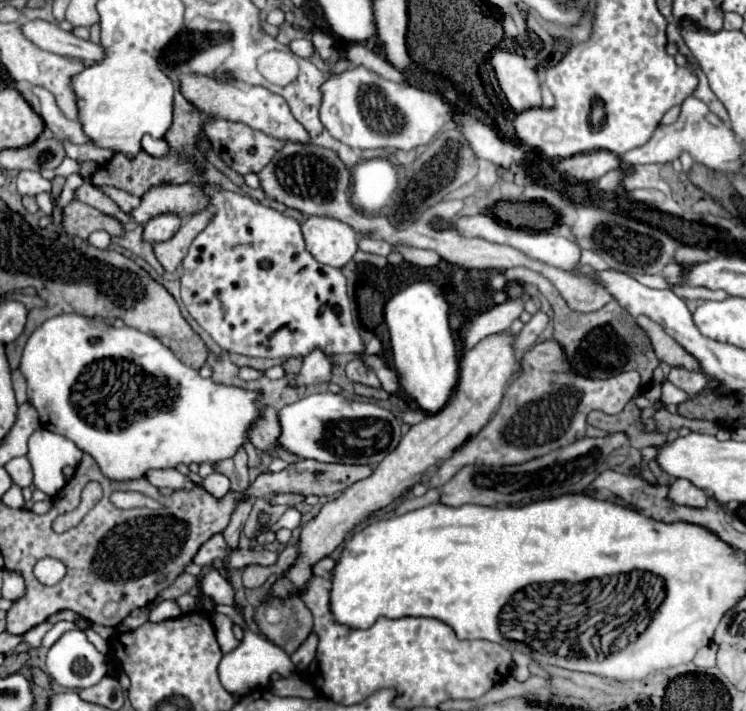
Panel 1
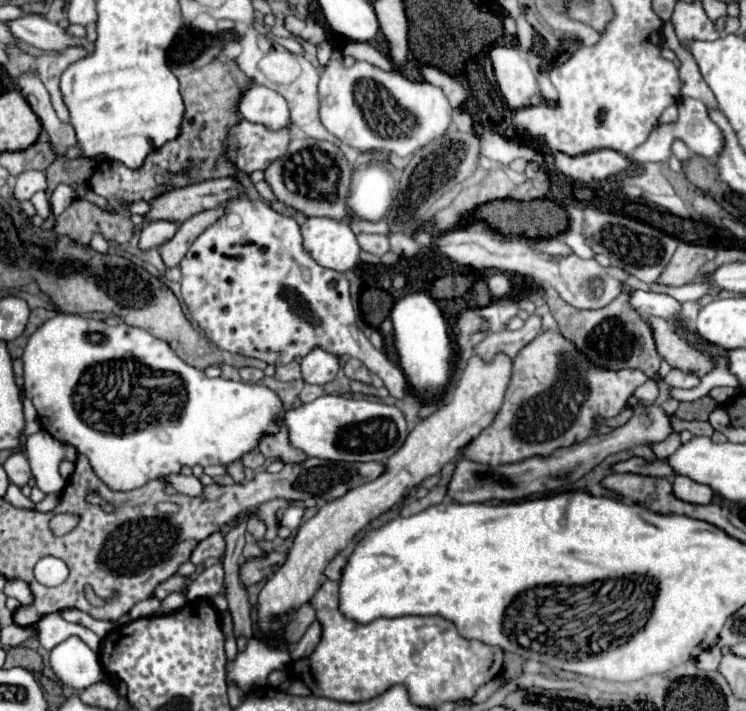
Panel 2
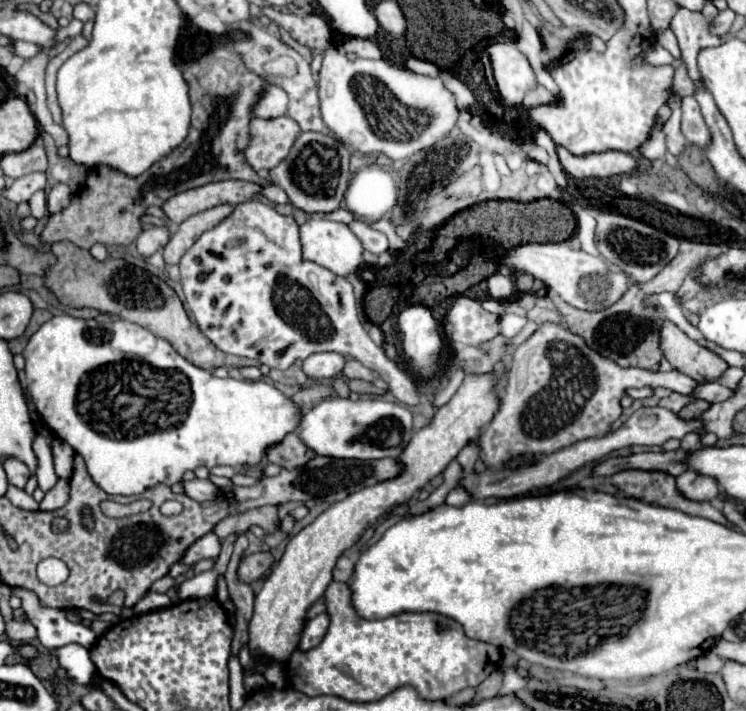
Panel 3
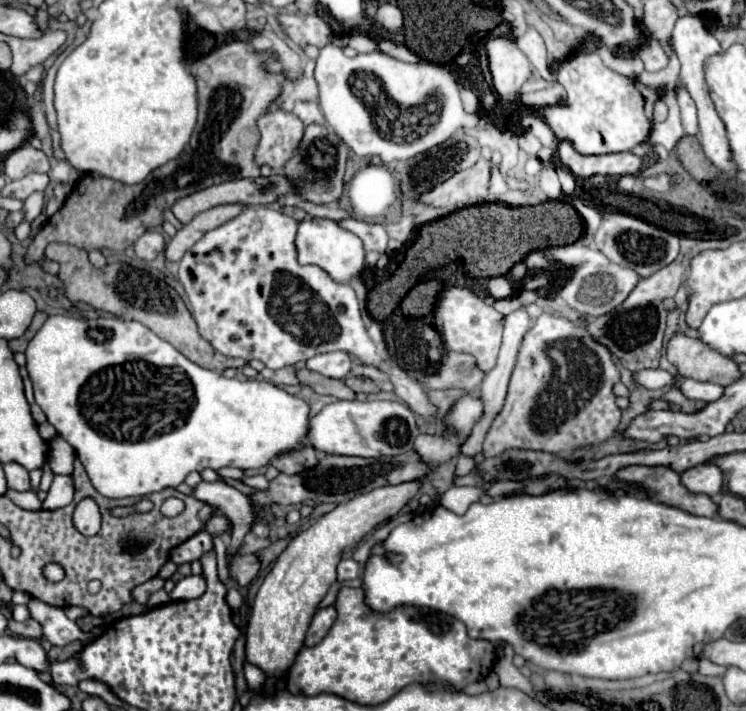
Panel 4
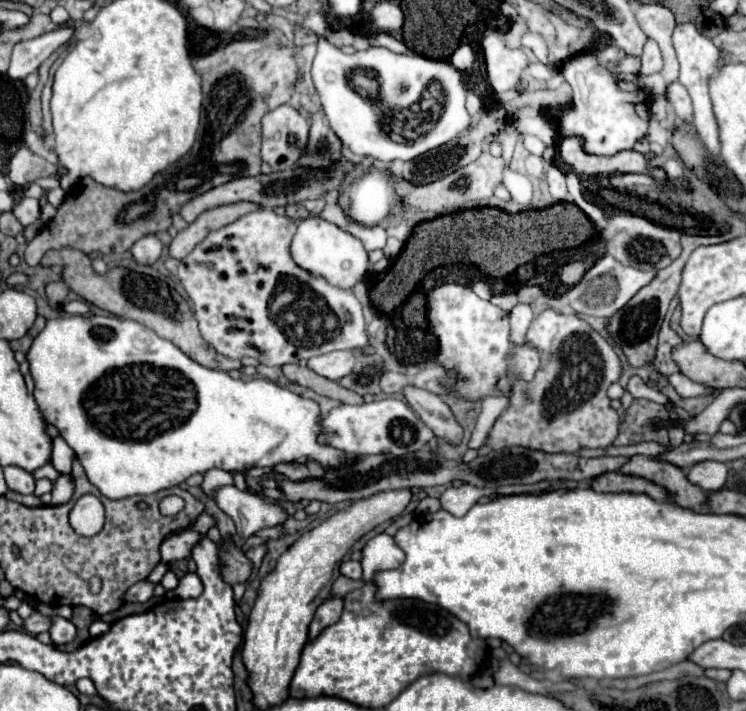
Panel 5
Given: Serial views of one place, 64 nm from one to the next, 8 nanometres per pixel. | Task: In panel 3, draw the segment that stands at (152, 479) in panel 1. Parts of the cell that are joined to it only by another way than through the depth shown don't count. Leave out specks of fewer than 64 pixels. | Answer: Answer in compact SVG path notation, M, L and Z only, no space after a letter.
M200 478L182 480L182 486L184 486L184 494L198 502L212 500L212 496L216 496L216 486L210 480L200 480Z

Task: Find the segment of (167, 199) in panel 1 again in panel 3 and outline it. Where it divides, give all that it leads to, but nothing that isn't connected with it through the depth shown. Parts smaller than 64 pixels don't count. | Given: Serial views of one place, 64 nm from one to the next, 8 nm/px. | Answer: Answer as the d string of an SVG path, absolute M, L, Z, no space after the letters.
M222 180L222 182L212 182L200 188L192 188L180 194L174 194L162 204L162 210L170 224L182 224L186 218L210 210L220 204L240 204L250 200L254 194L258 194L260 188L252 182L244 180Z

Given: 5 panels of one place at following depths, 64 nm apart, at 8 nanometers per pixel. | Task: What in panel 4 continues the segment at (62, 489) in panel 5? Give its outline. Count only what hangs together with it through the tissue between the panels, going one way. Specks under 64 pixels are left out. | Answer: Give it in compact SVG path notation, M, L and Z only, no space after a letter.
M54 476L54 482L48 490L46 500L42 502L44 510L58 510L62 506L68 506L72 502L74 488L72 488L72 478L70 476Z

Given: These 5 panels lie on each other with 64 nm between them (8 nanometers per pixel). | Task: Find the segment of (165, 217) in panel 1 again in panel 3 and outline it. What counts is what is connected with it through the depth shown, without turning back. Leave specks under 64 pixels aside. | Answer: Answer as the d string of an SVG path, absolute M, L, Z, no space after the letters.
M152 226L138 236L138 240L136 240L138 254L140 256L152 256L154 252L162 250L168 240L170 240L170 228L168 226Z

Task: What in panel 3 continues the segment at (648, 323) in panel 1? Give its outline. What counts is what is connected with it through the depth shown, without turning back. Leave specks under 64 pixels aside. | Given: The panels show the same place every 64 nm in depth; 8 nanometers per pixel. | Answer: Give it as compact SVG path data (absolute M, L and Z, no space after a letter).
M670 320L662 322L660 328L660 350L674 370L694 378L696 382L706 382L722 374L728 364L710 352L708 348L690 340L678 326Z

